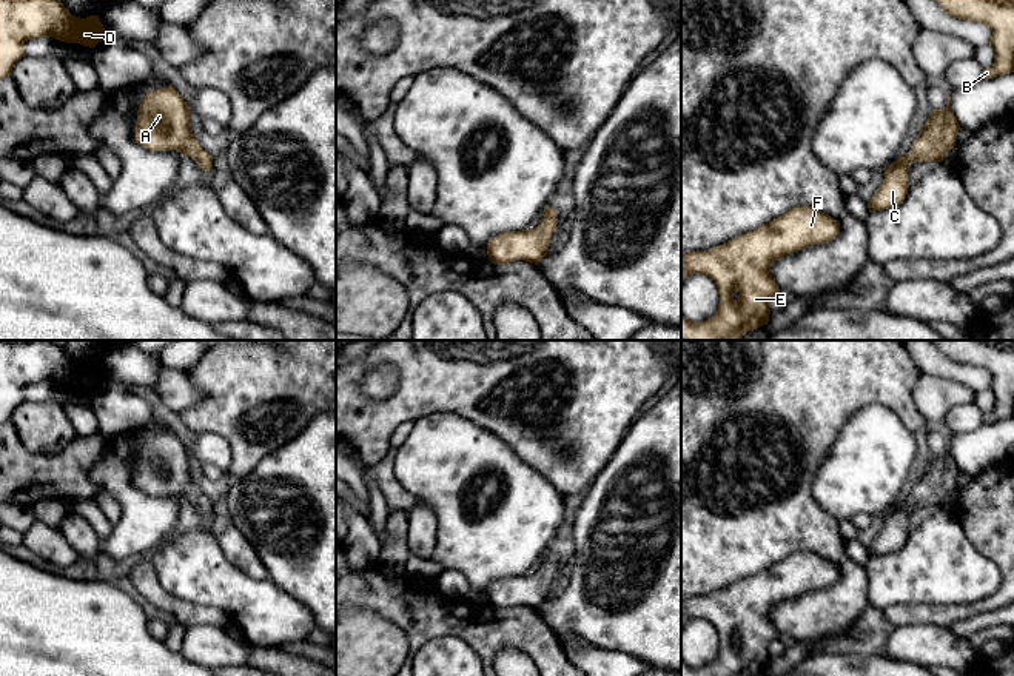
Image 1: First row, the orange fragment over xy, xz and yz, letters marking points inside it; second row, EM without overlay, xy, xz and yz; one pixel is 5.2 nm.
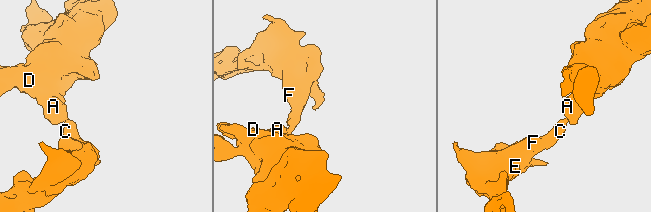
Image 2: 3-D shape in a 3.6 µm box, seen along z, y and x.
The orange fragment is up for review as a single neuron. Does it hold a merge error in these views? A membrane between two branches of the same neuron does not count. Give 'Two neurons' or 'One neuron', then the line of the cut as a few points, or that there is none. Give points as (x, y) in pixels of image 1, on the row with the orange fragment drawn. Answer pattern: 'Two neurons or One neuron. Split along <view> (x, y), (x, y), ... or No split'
One neuron. No split

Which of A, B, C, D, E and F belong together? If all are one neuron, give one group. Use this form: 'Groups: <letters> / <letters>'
Groups: A B C D E F

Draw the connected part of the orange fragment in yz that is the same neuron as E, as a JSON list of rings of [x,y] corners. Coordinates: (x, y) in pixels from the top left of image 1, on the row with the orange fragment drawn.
[[[798,206],[724,245],[681,254],[681,283],[690,274],[706,274],[720,294],[718,311],[704,322],[692,322],[681,313],[681,340],[741,340],[747,331],[767,325],[771,299],[780,293],[771,274],[772,263],[808,246],[828,243],[838,231],[838,220],[812,206]]]

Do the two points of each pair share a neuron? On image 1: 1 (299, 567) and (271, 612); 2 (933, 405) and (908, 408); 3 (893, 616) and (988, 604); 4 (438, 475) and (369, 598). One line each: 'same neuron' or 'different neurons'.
1: different neurons
2: different neurons
3: same neuron
4: different neurons

